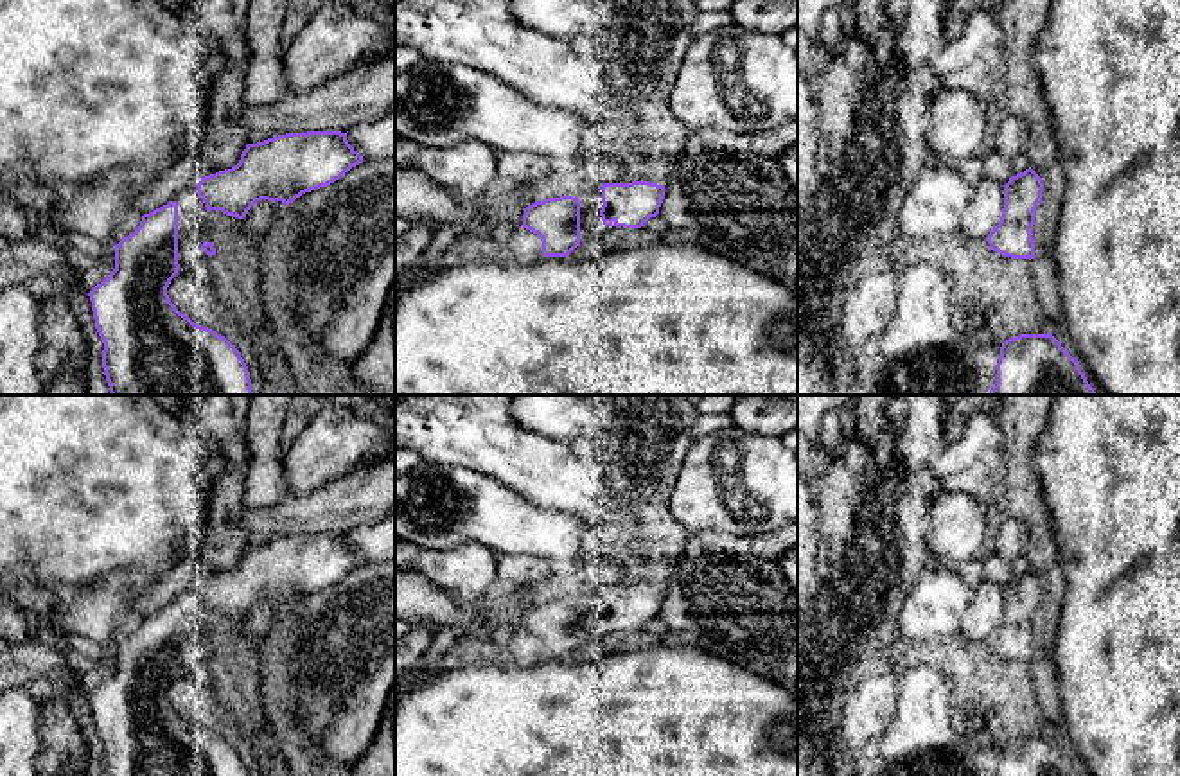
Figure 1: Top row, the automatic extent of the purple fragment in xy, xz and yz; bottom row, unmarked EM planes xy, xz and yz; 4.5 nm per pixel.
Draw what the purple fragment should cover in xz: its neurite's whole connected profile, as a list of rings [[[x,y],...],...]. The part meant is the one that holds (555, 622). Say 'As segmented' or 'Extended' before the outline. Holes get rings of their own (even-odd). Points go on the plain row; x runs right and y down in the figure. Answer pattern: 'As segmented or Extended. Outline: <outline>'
Extended. Outline: [[[603,586],[591,595],[569,595],[528,607],[521,629],[541,639],[544,659],[568,659],[582,645],[596,641],[612,630],[645,629],[650,620],[659,616],[663,602],[665,589],[657,586]]]

